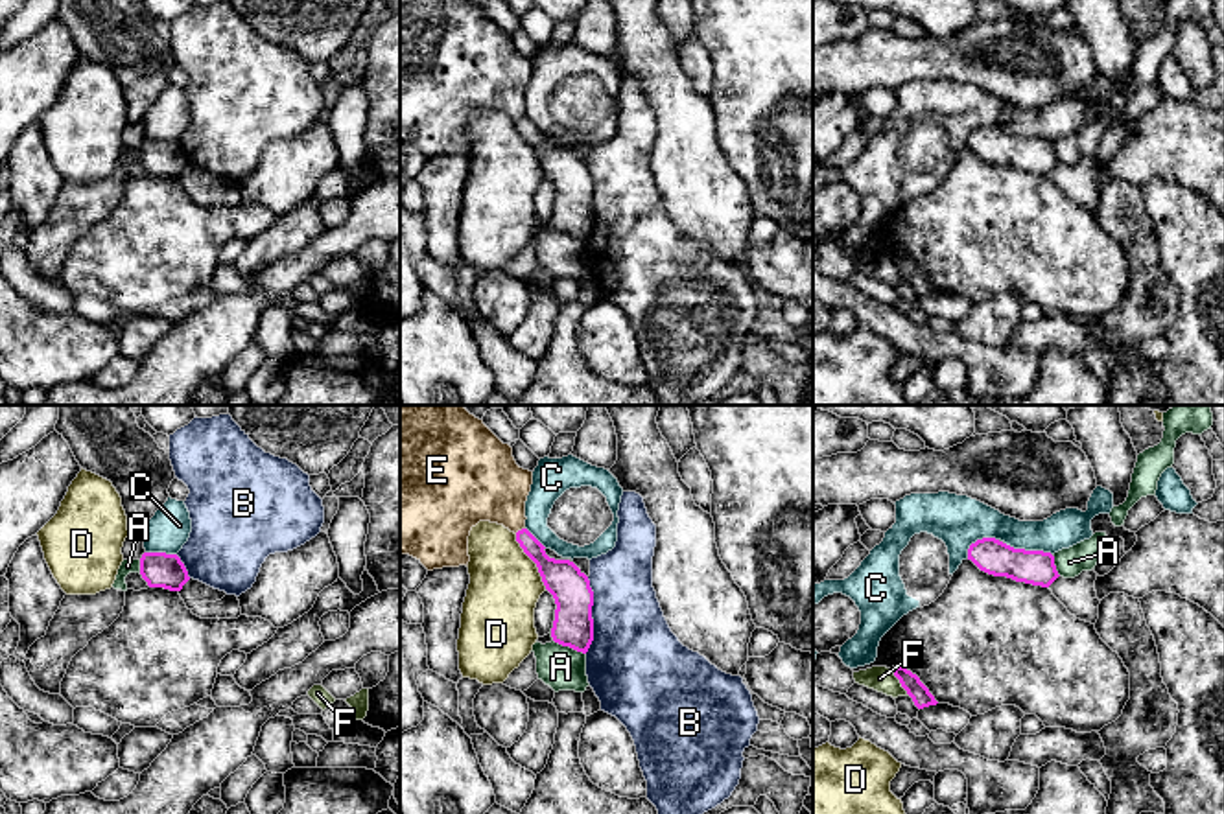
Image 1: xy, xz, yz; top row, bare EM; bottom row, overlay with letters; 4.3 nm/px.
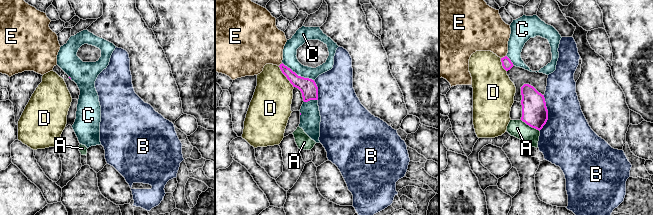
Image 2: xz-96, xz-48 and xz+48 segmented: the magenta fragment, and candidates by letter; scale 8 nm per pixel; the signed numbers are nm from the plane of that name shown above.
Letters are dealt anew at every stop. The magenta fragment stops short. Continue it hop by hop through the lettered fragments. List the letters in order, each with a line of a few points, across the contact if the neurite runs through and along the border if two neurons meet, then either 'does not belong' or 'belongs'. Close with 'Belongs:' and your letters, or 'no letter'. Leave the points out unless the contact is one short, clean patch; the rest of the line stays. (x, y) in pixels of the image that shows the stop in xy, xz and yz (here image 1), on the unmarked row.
A: line xz (553, 227), (585, 242); does not belong
B: line xz (588, 164), (592, 179), (592, 231), (585, 240); does not belong
C: does not belong
D: does not belong
E: does not belong
F: does not belong
Belongs: no letter

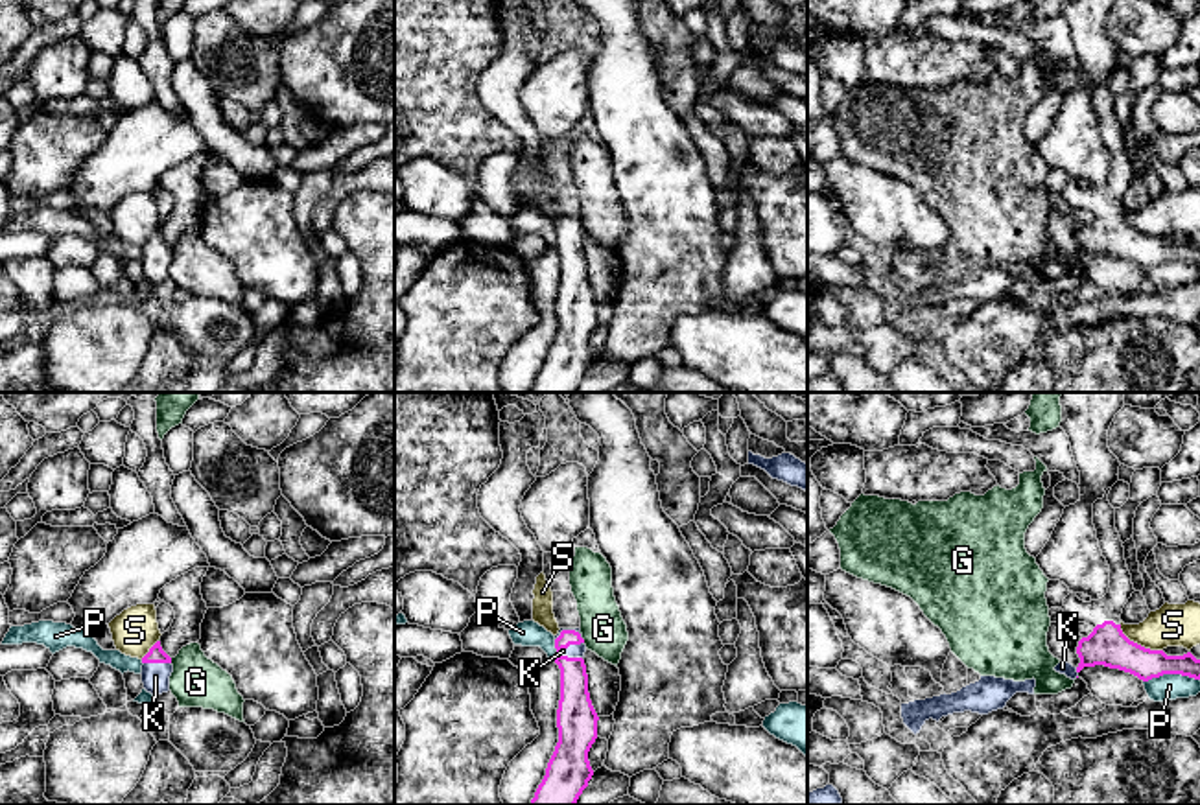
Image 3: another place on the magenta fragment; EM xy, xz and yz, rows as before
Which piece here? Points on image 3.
G: line xy (170, 245), (172, 249); does not belong
K: line xz (574, 288), (561, 240), (570, 231), (574, 238); belongs
P: does not belong
S: does not belong
Belongs: K

